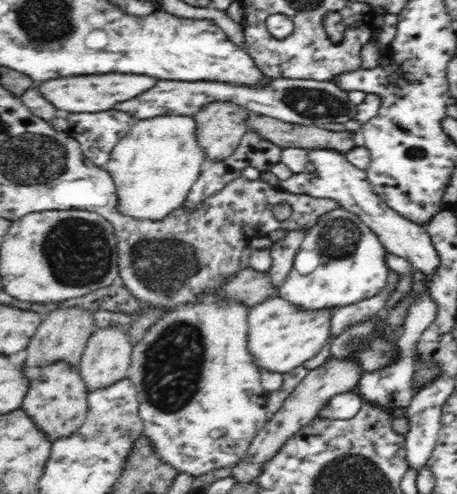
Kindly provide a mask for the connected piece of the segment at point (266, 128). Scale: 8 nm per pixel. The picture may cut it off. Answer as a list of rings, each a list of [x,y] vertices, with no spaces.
[[[251,115],[247,125],[258,136],[282,148],[334,149],[342,154],[348,152],[354,143],[354,133],[332,132],[320,127],[287,123],[264,115]]]

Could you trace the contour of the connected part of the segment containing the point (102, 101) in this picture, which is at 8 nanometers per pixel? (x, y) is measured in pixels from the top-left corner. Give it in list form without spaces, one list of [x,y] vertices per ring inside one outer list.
[[[94,74],[94,76],[68,76],[58,80],[42,82],[37,90],[60,112],[102,112],[114,108],[114,104],[130,100],[156,84],[150,76],[128,76],[128,74]]]

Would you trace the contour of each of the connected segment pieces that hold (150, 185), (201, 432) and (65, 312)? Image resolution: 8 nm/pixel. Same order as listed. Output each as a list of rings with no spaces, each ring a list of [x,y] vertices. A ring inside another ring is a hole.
[[[154,116],[137,120],[130,132],[112,148],[106,170],[116,184],[117,211],[136,220],[162,220],[179,208],[200,176],[200,164],[206,160],[203,148],[197,143],[196,121],[193,116]]]
[[[214,300],[178,305],[176,308],[164,312],[164,315],[146,330],[142,340],[133,345],[128,378],[136,385],[138,392],[138,413],[144,428],[142,435],[151,442],[158,459],[168,467],[176,469],[178,473],[190,475],[194,478],[205,475],[212,470],[234,467],[245,458],[250,443],[271,418],[271,413],[267,410],[266,404],[268,392],[261,385],[262,370],[256,366],[253,356],[247,349],[248,311],[248,306],[241,302],[235,302],[235,300]]]
[[[77,306],[50,311],[46,319],[38,325],[34,336],[25,348],[27,359],[22,365],[24,371],[54,364],[54,362],[65,362],[76,367],[92,332],[94,332],[94,321],[88,311]]]

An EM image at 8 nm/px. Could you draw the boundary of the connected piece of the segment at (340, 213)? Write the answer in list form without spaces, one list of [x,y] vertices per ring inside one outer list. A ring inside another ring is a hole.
[[[340,208],[326,212],[306,231],[292,270],[277,290],[279,297],[307,311],[356,304],[376,296],[388,282],[385,246],[359,218]]]

